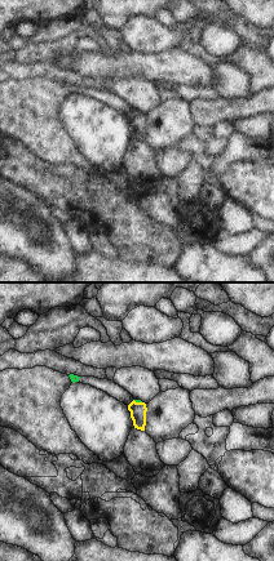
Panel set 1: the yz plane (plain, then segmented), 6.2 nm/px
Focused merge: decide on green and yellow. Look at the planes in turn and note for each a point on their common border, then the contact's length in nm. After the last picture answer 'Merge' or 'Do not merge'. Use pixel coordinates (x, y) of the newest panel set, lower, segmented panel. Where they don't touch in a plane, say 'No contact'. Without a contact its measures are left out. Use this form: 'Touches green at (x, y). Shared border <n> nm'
Touches green at (137, 401). Shared border 60 nm

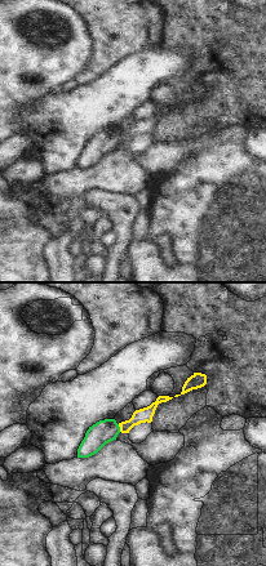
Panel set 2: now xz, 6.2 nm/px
Touches green at (119, 428). Shared border 50 nm

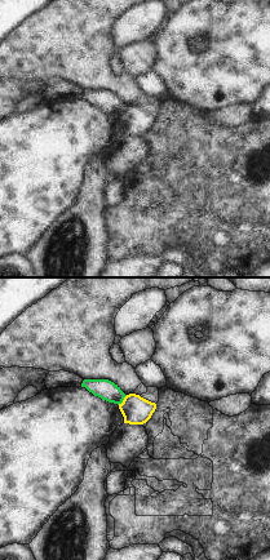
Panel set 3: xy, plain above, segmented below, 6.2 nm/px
Touches green at (123, 399). Shared border 90 nm

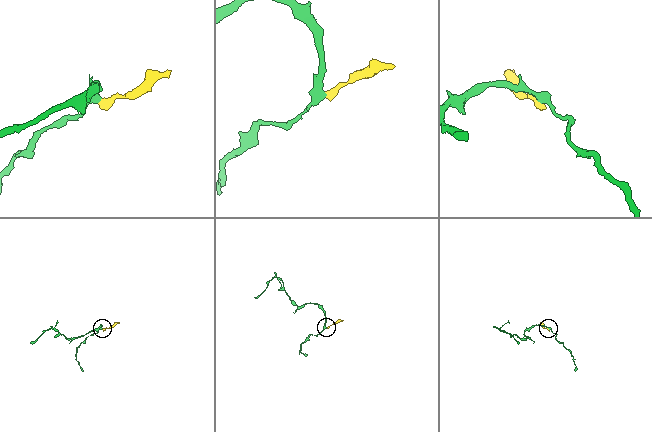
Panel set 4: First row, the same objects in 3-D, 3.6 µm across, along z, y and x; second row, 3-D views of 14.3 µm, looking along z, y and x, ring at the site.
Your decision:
Do not merge

